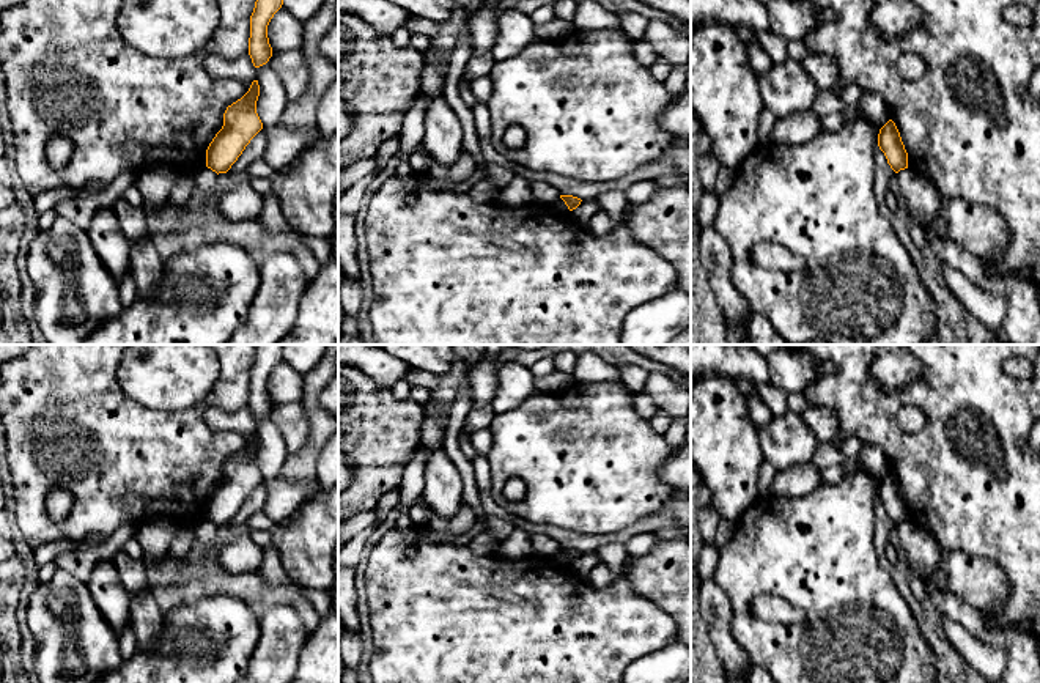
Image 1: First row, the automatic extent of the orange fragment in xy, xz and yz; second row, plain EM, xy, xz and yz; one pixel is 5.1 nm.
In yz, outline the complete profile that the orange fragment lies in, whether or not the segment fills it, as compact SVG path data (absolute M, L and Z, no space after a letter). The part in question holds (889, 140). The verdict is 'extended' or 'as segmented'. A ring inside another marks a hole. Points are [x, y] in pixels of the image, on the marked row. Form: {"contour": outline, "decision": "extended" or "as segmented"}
{"contour": "M889 120L880 129L878 146L884 153L887 164L895 173L908 168L908 153L902 142L900 132L892 120Z", "decision": "as segmented"}

